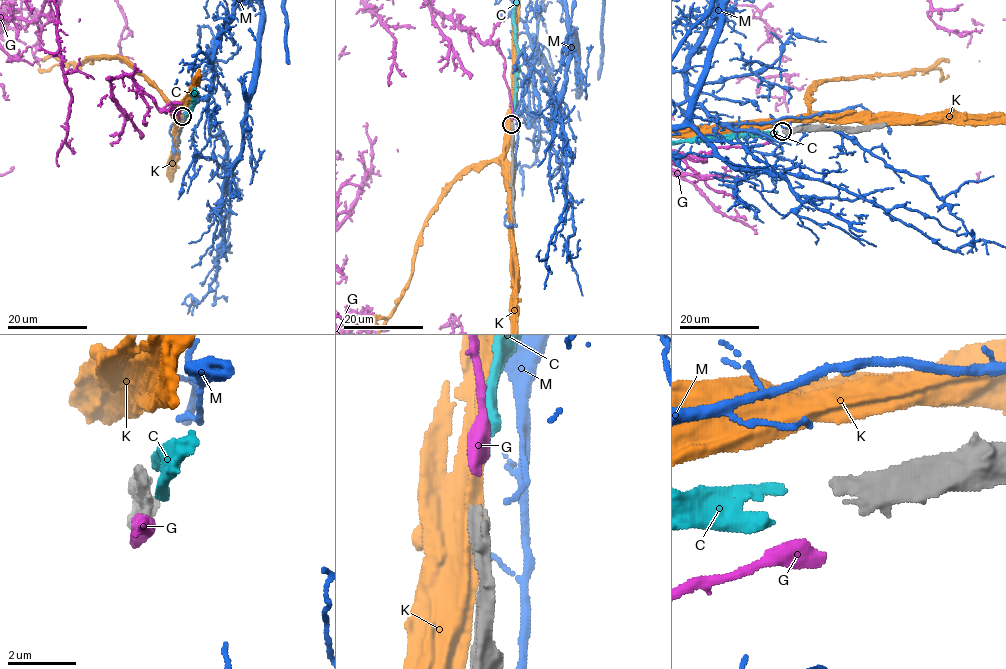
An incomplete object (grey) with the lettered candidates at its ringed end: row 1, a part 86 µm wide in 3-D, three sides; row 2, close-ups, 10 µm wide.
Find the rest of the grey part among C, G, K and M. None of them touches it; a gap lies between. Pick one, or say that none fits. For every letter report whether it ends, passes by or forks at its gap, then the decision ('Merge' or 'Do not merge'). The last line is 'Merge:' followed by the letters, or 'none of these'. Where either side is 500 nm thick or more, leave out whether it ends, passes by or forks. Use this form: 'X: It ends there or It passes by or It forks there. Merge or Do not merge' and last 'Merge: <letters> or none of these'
C: It ends there. Merge
G: Do not merge
K: Do not merge
M: It ends there. Do not merge
Merge: C

